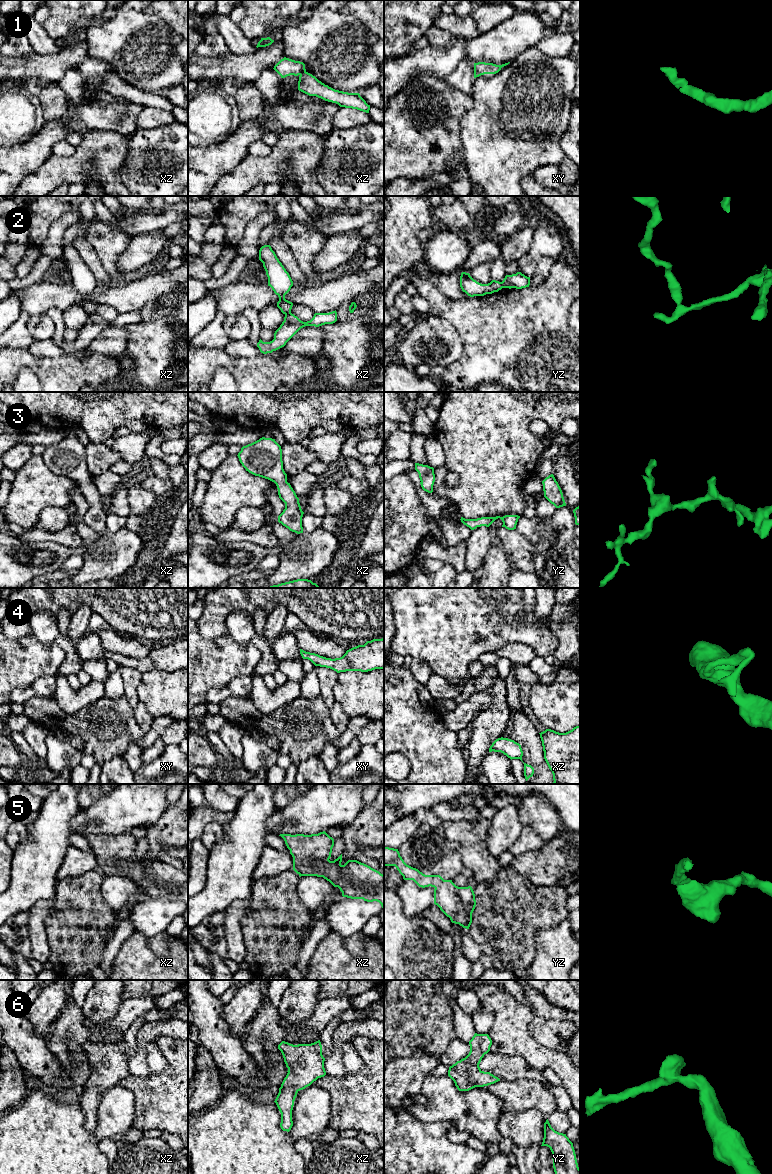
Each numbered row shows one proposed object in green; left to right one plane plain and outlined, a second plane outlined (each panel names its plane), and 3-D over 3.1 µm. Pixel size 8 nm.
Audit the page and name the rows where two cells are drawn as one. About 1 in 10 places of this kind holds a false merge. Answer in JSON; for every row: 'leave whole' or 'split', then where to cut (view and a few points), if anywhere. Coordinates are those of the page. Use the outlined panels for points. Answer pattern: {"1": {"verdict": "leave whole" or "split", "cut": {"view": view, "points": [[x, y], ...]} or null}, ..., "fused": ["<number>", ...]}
{"1": {"verdict": "leave whole", "cut": null}, "2": {"verdict": "split", "cut": {"view": "xz", "points": [[290, 312], [285, 315]]}}, "3": {"verdict": "leave whole", "cut": null}, "4": {"verdict": "leave whole", "cut": null}, "5": {"verdict": "leave whole", "cut": null}, "6": {"verdict": "leave whole", "cut": null}, "fused": ["2"]}

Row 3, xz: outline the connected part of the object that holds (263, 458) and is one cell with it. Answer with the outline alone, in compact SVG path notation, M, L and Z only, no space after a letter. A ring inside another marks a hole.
M262 437L243 446L238 453L242 466L249 473L274 482L279 498L285 503L285 509L278 516L278 522L297 534L303 533L299 498L287 482L287 474L283 469L281 446L272 438Z

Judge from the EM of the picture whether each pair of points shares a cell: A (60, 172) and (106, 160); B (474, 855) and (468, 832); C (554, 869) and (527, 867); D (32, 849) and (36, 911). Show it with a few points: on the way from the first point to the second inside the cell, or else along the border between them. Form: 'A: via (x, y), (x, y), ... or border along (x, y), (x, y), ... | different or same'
A: via (71, 166), (86, 151), (95, 151) | same
B: via (473, 849), (472, 838) | same
C: via (547, 866), (534, 866) | same
D: border along (53, 898), (39, 900), (29, 910) | different

